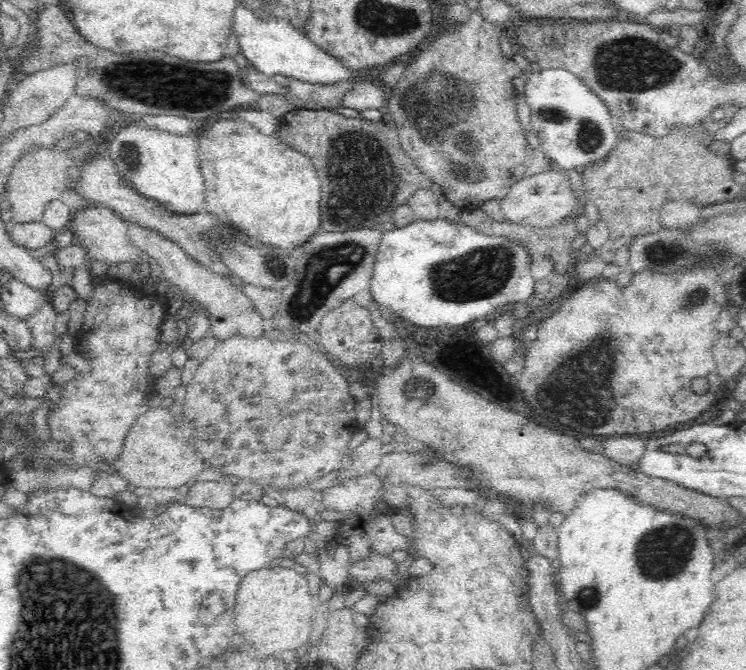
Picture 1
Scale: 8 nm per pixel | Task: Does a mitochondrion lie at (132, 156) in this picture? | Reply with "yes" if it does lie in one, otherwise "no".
yes

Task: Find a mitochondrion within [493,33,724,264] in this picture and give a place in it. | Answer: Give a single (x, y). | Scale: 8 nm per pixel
(591, 137)

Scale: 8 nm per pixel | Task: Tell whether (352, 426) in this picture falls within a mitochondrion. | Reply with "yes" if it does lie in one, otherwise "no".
no

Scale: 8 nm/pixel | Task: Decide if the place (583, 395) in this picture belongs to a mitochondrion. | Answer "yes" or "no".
yes

